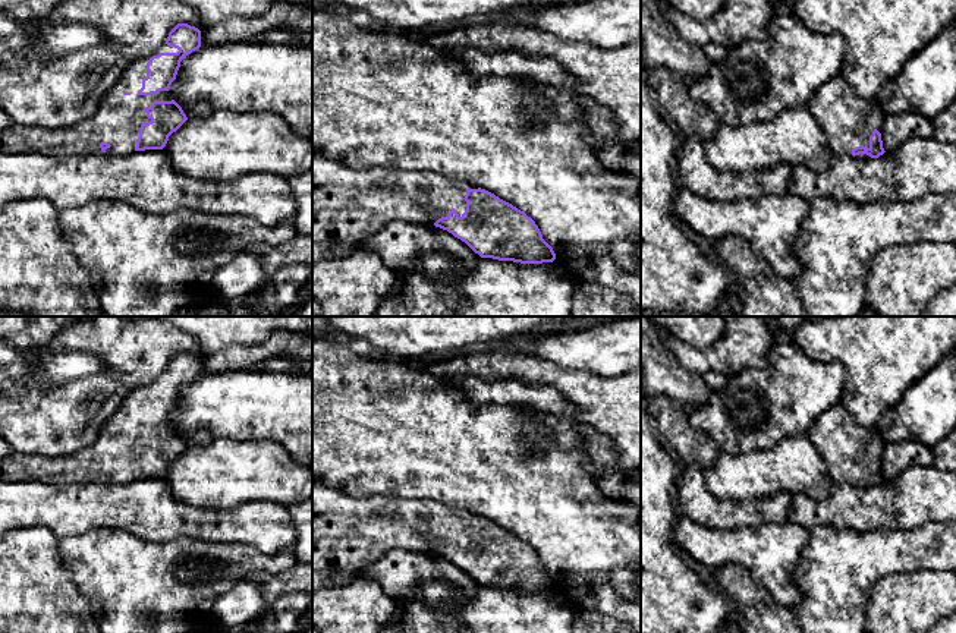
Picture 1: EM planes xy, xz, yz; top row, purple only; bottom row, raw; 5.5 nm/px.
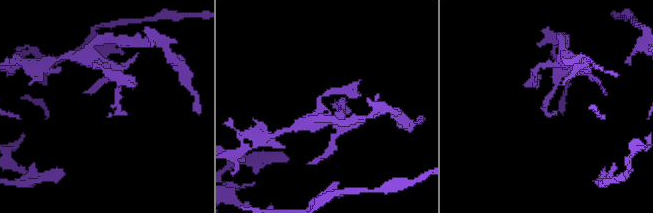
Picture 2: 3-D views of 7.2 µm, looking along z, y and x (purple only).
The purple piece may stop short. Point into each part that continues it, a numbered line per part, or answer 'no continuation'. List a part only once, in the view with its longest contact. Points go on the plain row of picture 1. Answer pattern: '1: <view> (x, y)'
1: xy (118, 447)

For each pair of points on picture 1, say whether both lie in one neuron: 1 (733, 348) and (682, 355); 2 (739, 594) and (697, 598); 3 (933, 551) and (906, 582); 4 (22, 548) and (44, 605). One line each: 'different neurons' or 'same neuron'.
1: same neuron
2: different neurons
3: different neurons
4: same neuron

